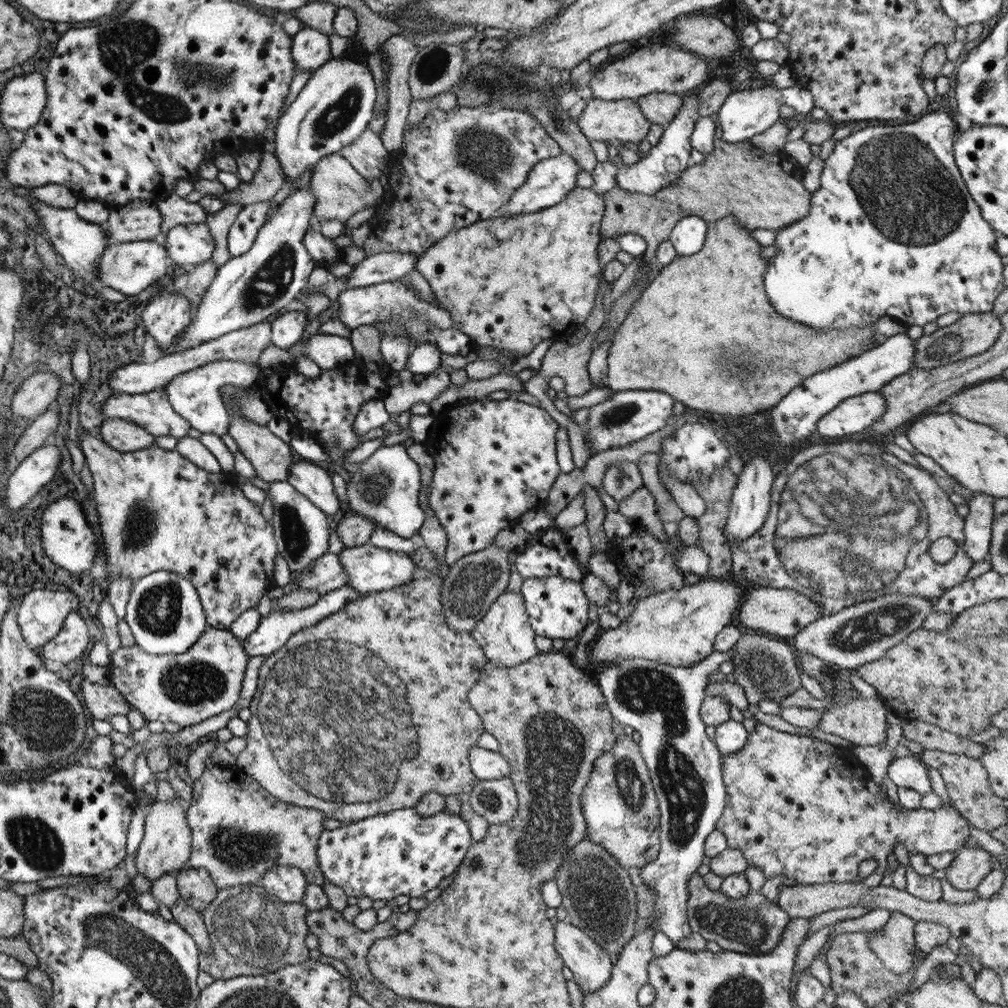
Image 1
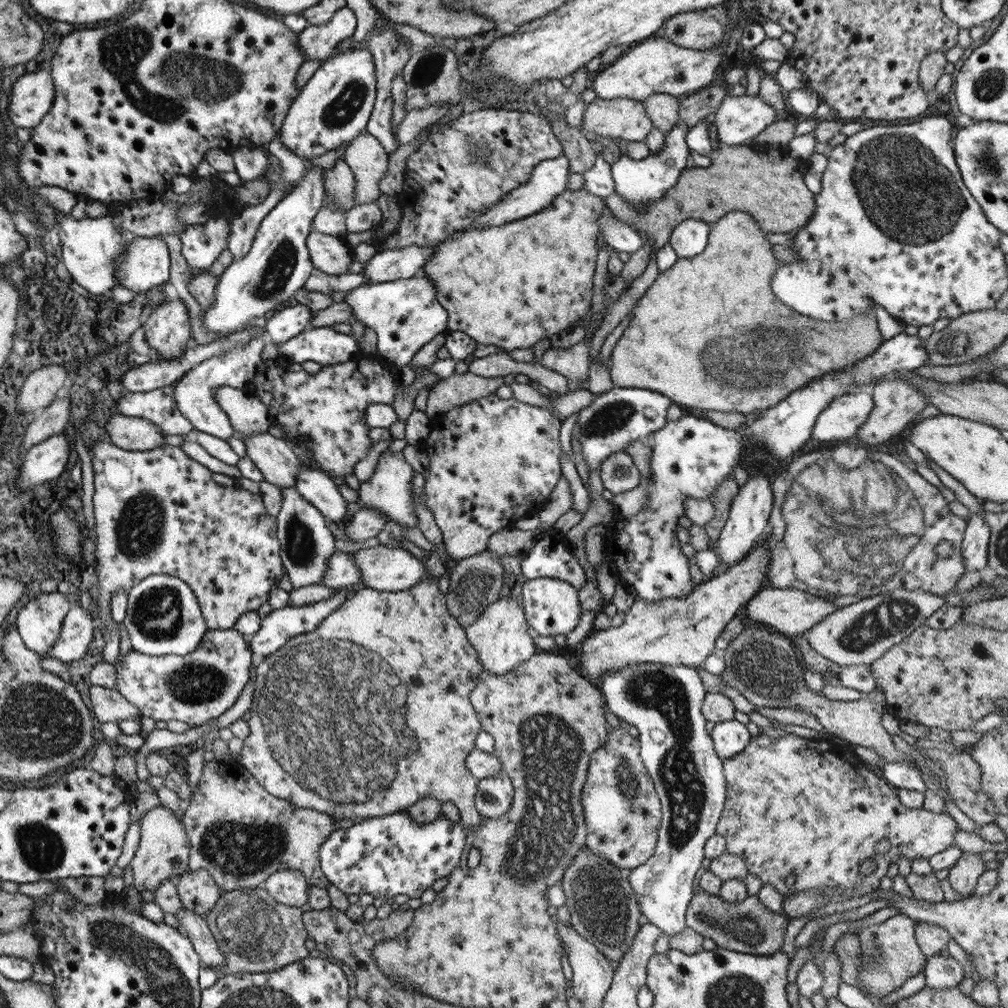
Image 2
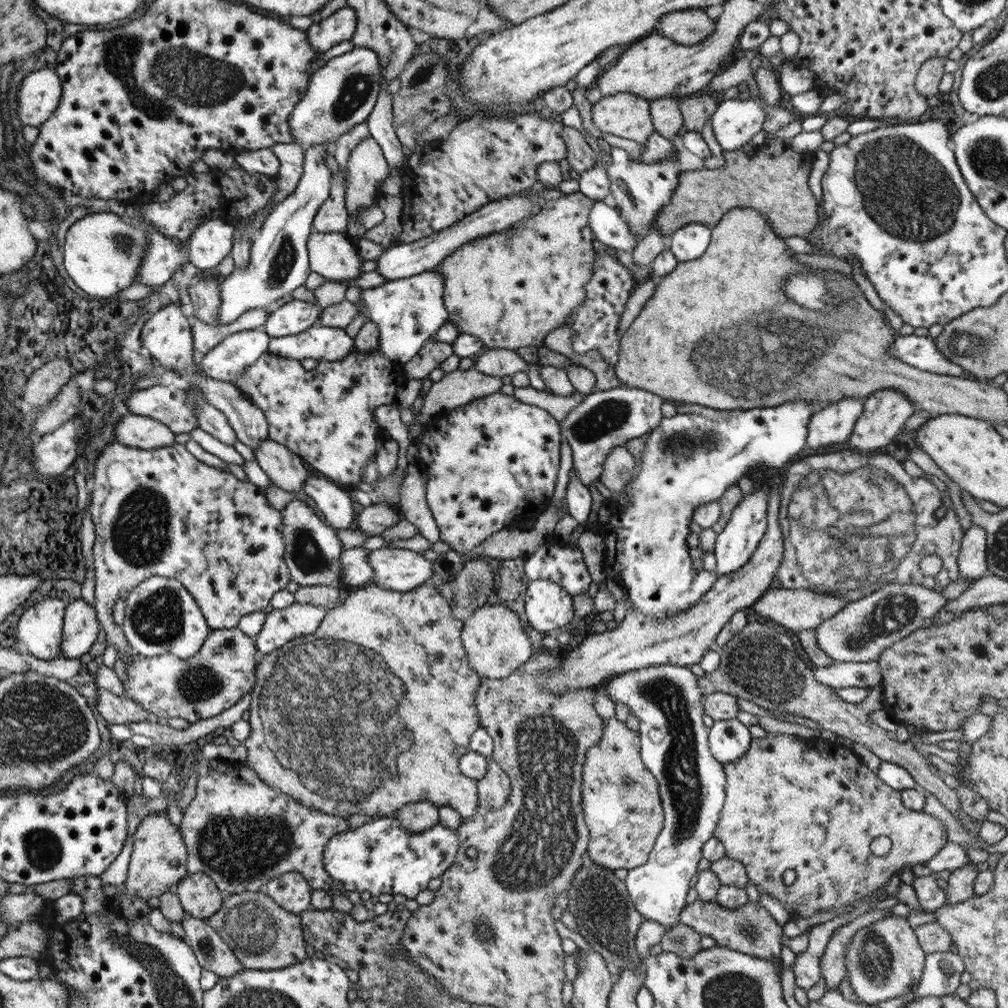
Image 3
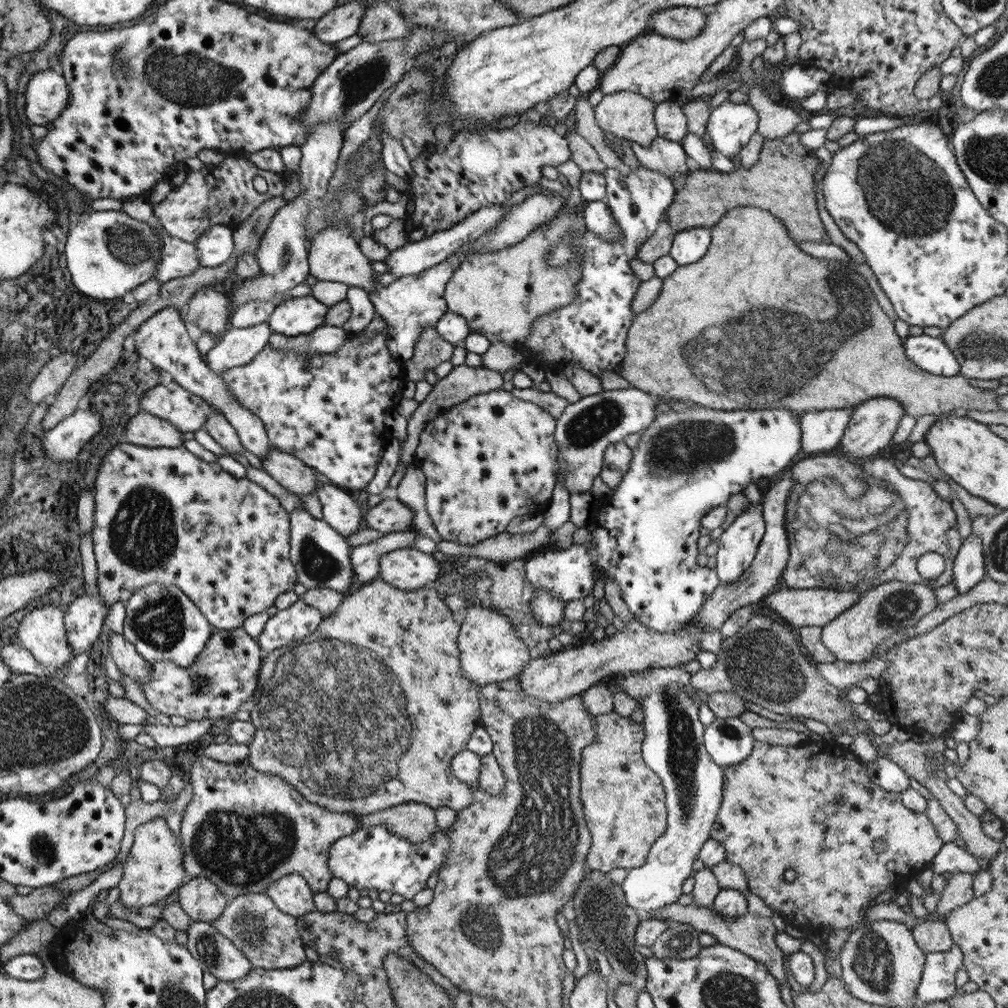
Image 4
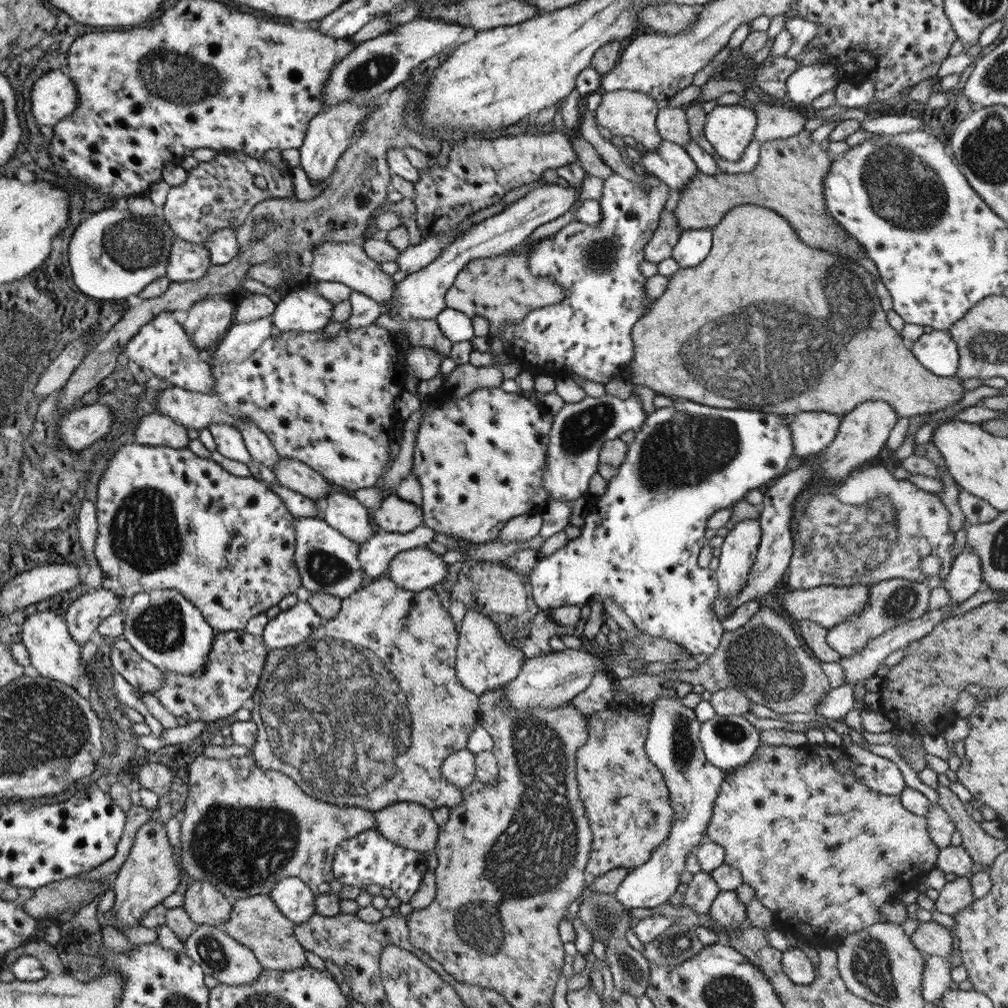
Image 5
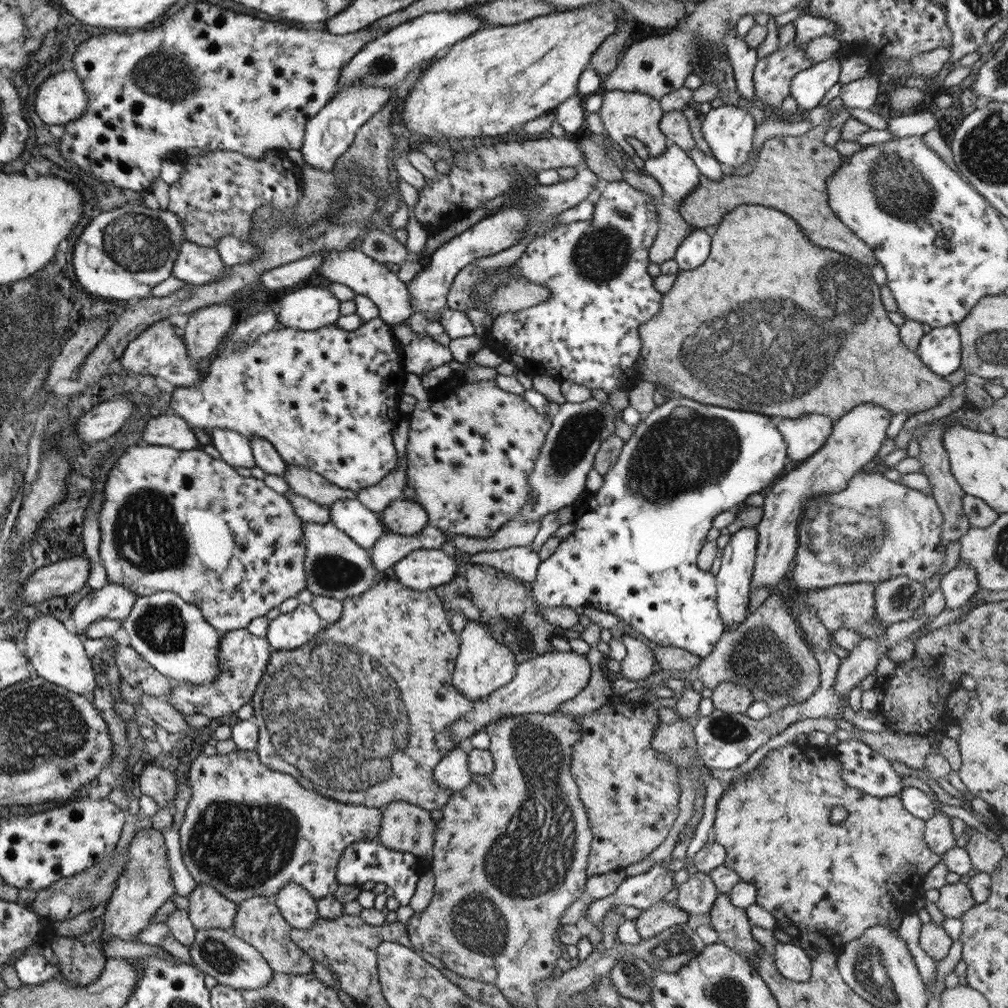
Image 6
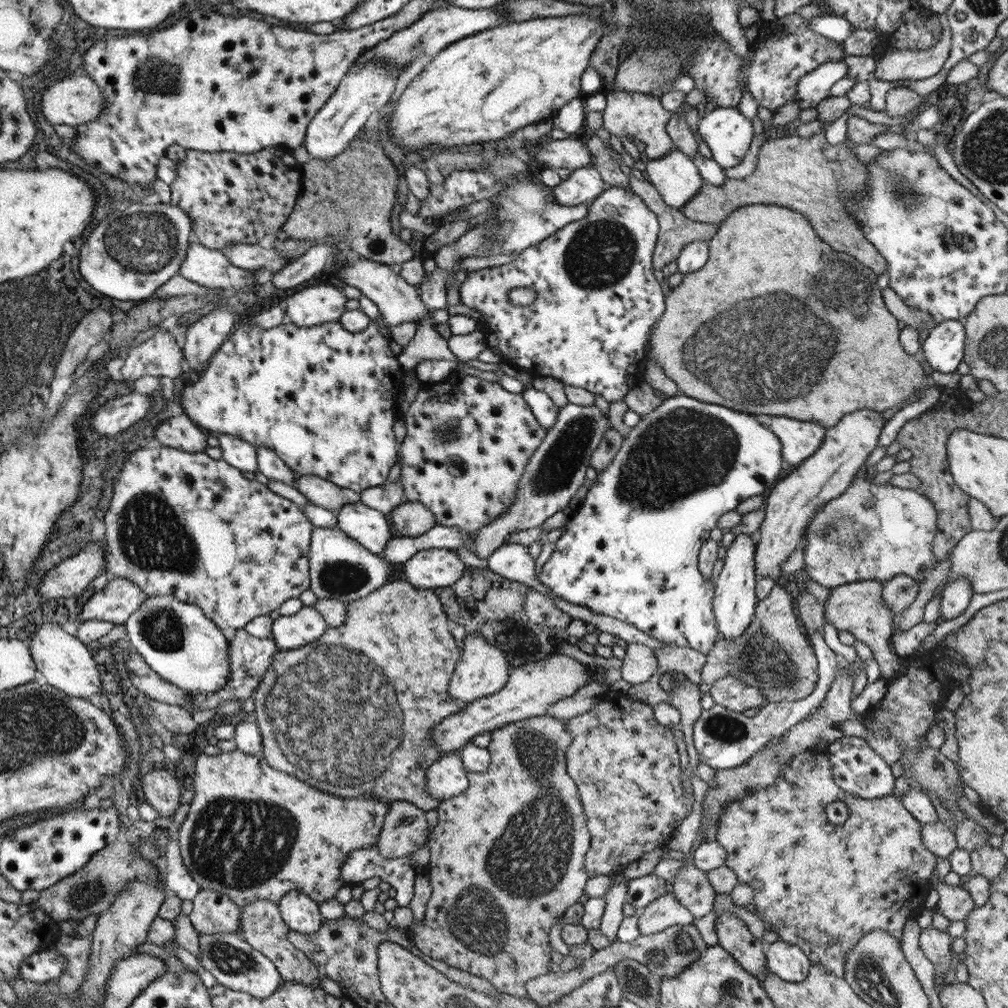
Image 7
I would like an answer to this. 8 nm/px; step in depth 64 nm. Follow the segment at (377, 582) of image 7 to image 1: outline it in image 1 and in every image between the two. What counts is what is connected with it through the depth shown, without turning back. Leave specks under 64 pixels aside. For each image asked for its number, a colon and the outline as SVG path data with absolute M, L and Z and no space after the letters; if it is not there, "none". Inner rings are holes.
1: M271 482L267 486L267 500L271 500L271 524L277 544L277 554L289 564L291 574L303 574L309 572L313 562L327 554L327 538L329 538L329 524L327 514L319 510L307 496L299 494L291 484L287 482Z
2: M279 488L279 492L281 506L279 514L275 516L275 524L281 564L289 576L293 590L303 586L317 586L325 576L329 556L335 554L335 538L327 530L327 518L313 504L309 504L295 488Z
3: M291 500L285 504L281 510L281 540L283 540L283 560L289 568L291 582L299 584L299 588L311 588L311 586L333 586L333 588L343 588L341 580L341 564L339 556L343 552L341 542L337 540L335 532L321 522L313 510L301 502L301 500Z
4: M297 508L289 514L289 562L297 574L297 582L307 590L323 588L339 594L349 594L353 580L353 568L349 562L349 546L345 538L323 520L315 520L305 508Z
5: M295 518L293 558L297 562L301 584L311 594L321 592L321 594L331 594L343 600L343 598L349 598L349 594L357 592L365 578L357 560L357 552L359 552L359 546L353 544L353 540L345 538L339 530L331 528L327 522L319 518Z
6: M331 522L329 524L303 524L303 570L305 570L305 590L313 596L325 596L333 600L347 600L365 594L369 588L375 586L375 566L371 564L369 552L357 546L347 534L337 530Z

